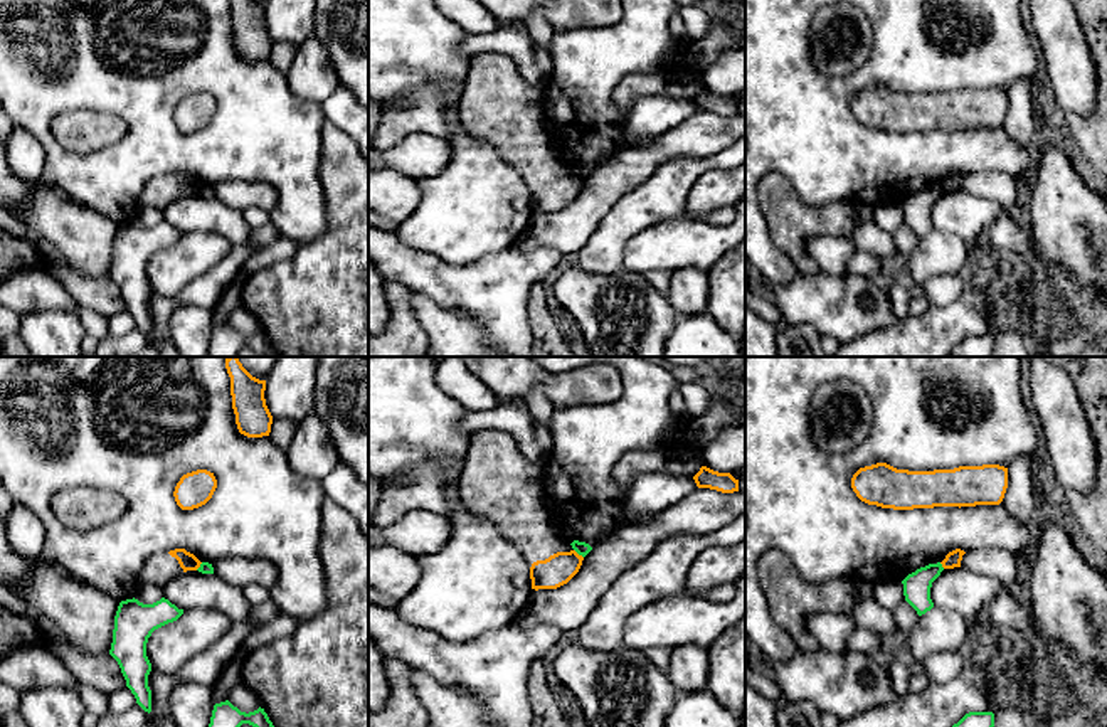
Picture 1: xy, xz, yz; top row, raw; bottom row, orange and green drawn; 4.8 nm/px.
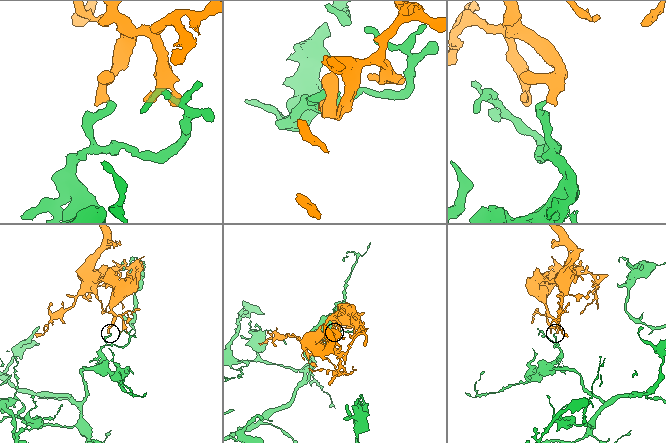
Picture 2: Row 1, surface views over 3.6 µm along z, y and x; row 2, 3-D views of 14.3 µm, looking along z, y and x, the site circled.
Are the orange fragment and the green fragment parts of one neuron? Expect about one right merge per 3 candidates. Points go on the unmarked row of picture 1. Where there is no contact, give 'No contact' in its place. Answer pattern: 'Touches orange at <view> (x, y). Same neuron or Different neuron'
Touches orange at xz (577, 177). Different neuron

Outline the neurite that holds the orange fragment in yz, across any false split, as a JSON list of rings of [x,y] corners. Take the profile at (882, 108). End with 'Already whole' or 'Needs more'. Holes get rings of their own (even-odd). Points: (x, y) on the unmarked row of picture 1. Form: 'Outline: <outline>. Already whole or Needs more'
Outline: [[[877,86],[860,91],[851,111],[861,125],[893,133],[999,128],[1008,111],[1008,91],[908,94]]]. Already whole

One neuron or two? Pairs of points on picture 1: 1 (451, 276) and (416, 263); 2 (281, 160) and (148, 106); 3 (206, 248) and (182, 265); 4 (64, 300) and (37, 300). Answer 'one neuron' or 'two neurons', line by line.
1: one neuron
2: one neuron
3: one neuron
4: one neuron

